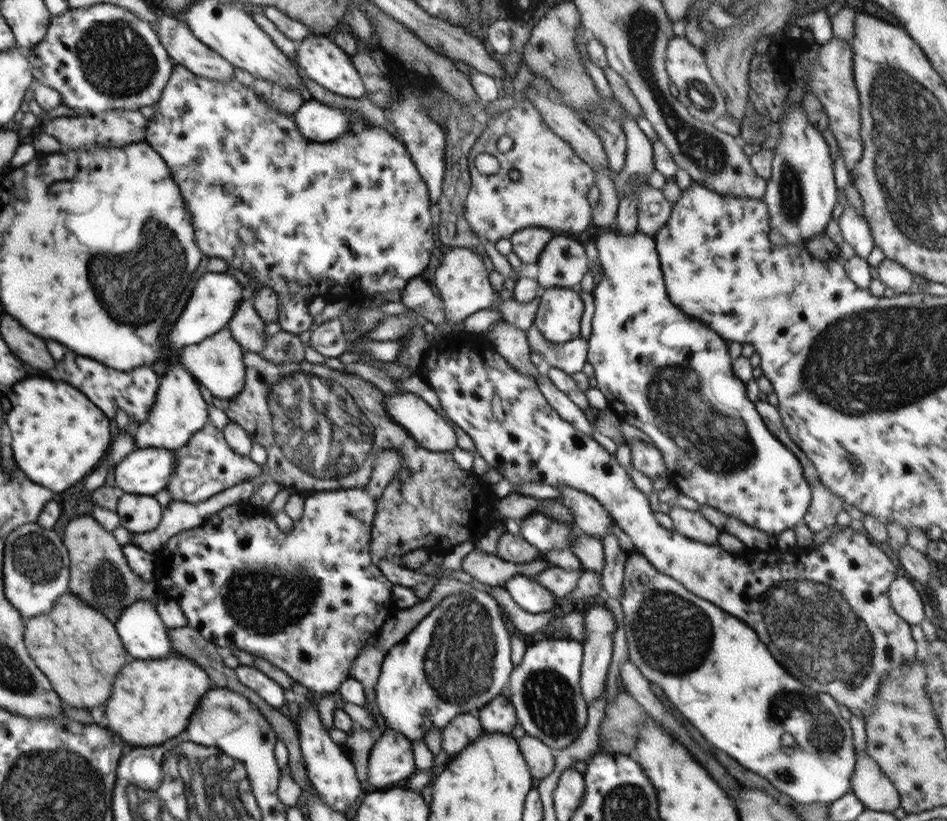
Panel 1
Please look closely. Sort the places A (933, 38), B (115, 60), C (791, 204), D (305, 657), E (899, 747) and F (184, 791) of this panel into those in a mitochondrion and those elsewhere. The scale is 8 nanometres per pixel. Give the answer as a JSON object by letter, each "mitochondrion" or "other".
{"A":"other","B":"mitochondrion","C":"mitochondrion","D":"other","E":"other","F":"mitochondrion"}

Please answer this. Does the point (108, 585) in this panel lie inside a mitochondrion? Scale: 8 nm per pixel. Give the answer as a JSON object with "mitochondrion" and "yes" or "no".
{"mitochondrion":"yes"}

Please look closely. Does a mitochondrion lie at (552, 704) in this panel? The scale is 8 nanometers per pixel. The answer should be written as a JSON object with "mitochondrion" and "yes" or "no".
{"mitochondrion":"yes"}

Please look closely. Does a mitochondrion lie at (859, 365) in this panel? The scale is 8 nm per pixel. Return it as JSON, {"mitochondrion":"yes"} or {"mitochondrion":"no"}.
{"mitochondrion":"yes"}

